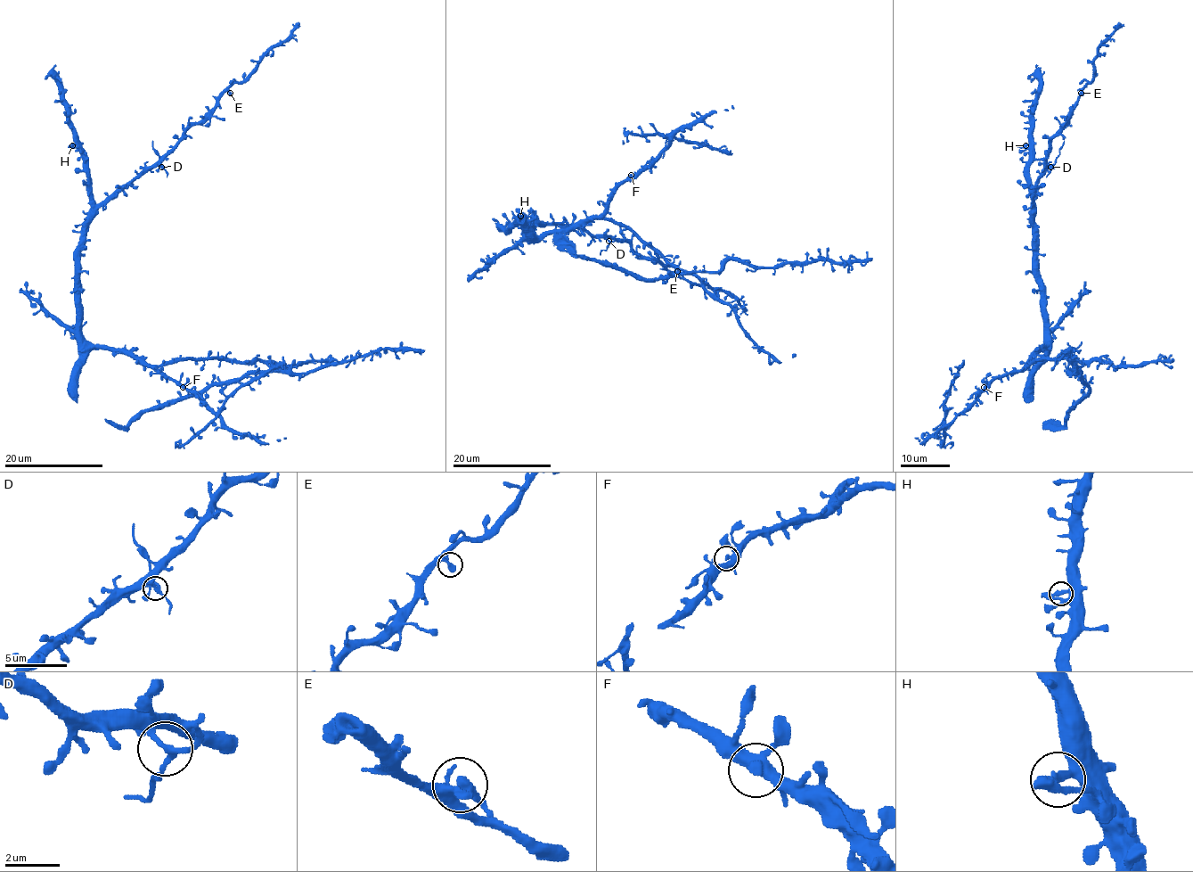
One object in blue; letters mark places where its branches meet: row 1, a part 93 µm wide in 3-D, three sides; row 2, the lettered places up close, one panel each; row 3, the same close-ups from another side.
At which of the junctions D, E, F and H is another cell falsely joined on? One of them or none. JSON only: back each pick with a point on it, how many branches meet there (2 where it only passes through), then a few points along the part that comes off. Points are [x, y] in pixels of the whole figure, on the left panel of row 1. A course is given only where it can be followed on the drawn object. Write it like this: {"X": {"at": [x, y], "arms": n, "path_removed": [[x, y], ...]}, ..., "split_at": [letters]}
{"D": {"at": [161, 167], "arms": 3, "path_removed": [[160, 166], [152, 140]]}, "split_at": ["D"]}

